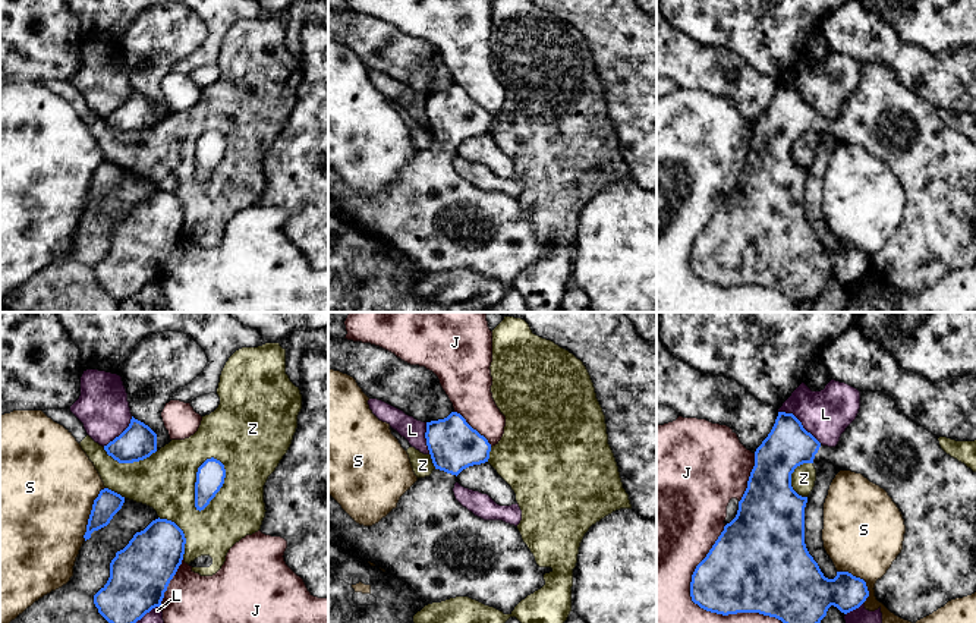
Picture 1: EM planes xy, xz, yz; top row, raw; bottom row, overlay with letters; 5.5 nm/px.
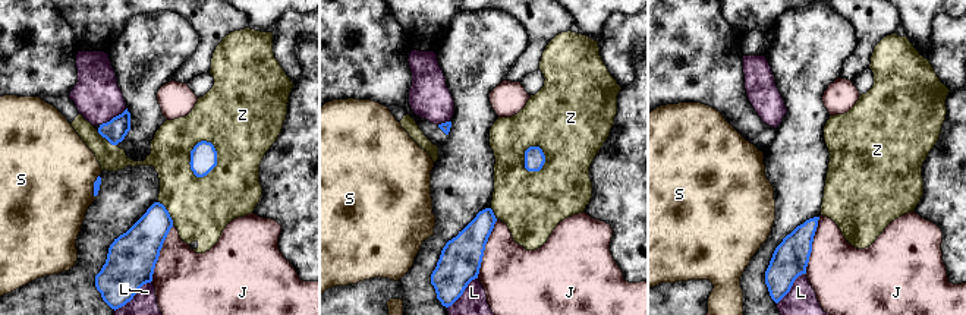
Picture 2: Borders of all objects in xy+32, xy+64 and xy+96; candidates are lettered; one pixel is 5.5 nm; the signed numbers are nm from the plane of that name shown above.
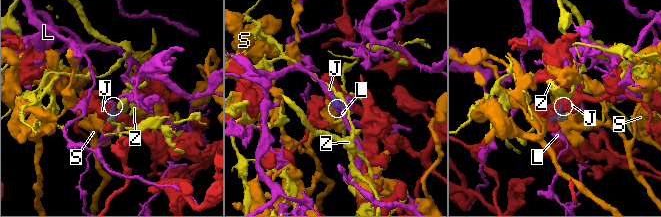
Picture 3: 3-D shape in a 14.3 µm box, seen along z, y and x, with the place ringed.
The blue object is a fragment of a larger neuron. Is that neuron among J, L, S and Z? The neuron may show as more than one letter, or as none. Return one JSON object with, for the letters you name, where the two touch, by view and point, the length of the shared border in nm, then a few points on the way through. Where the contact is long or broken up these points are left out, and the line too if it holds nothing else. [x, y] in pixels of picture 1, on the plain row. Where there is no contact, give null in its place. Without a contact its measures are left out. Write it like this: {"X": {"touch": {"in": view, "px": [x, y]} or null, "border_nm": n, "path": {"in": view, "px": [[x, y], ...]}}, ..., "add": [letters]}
{"add": []}

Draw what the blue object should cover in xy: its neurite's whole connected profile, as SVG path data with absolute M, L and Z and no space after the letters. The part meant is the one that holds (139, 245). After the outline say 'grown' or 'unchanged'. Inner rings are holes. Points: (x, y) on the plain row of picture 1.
M155 191L136 204L110 235L107 255L94 267L98 284L119 302L160 279L185 226L186 210L171 192Z | unchanged

